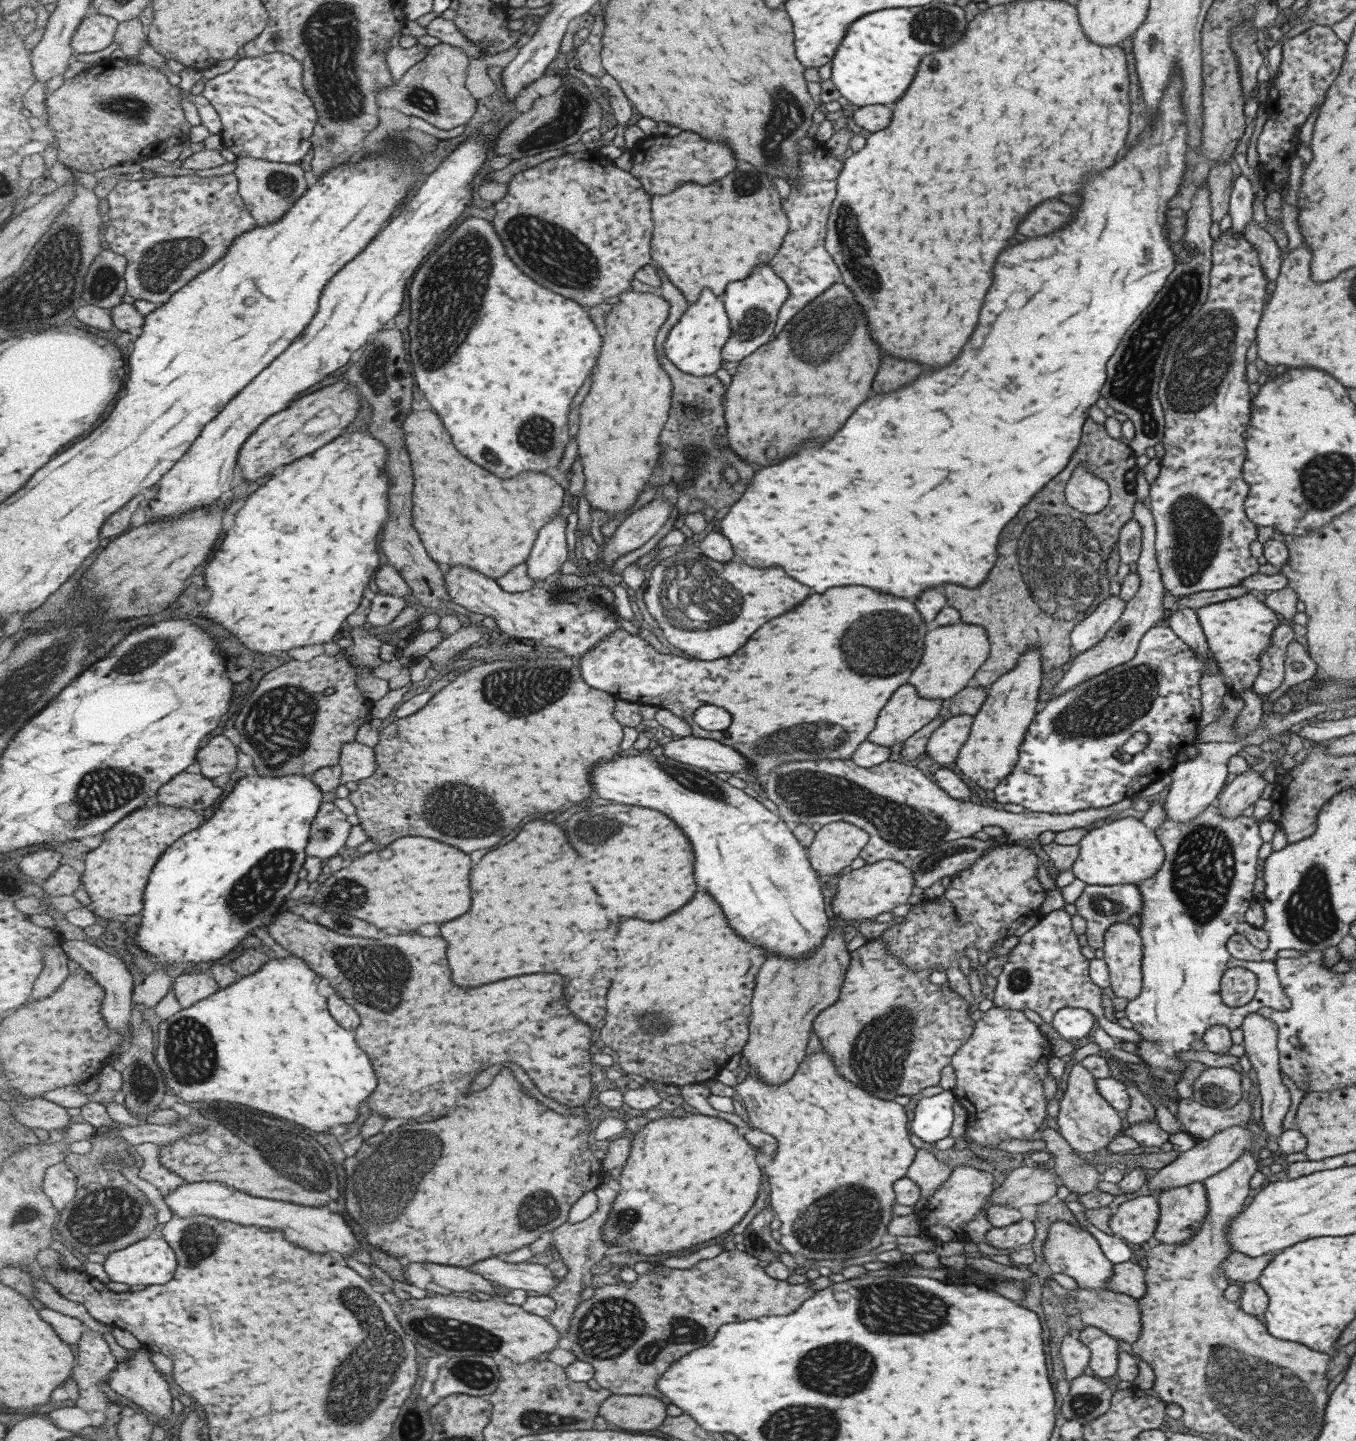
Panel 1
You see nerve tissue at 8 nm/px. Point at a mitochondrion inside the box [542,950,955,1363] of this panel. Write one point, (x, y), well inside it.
(845, 1219)

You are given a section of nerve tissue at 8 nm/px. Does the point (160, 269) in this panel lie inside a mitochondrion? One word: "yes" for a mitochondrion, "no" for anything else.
yes

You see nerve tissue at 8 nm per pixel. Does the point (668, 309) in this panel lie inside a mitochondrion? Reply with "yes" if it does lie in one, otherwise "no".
no

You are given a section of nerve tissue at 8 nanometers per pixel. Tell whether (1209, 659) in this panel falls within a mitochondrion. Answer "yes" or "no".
no

